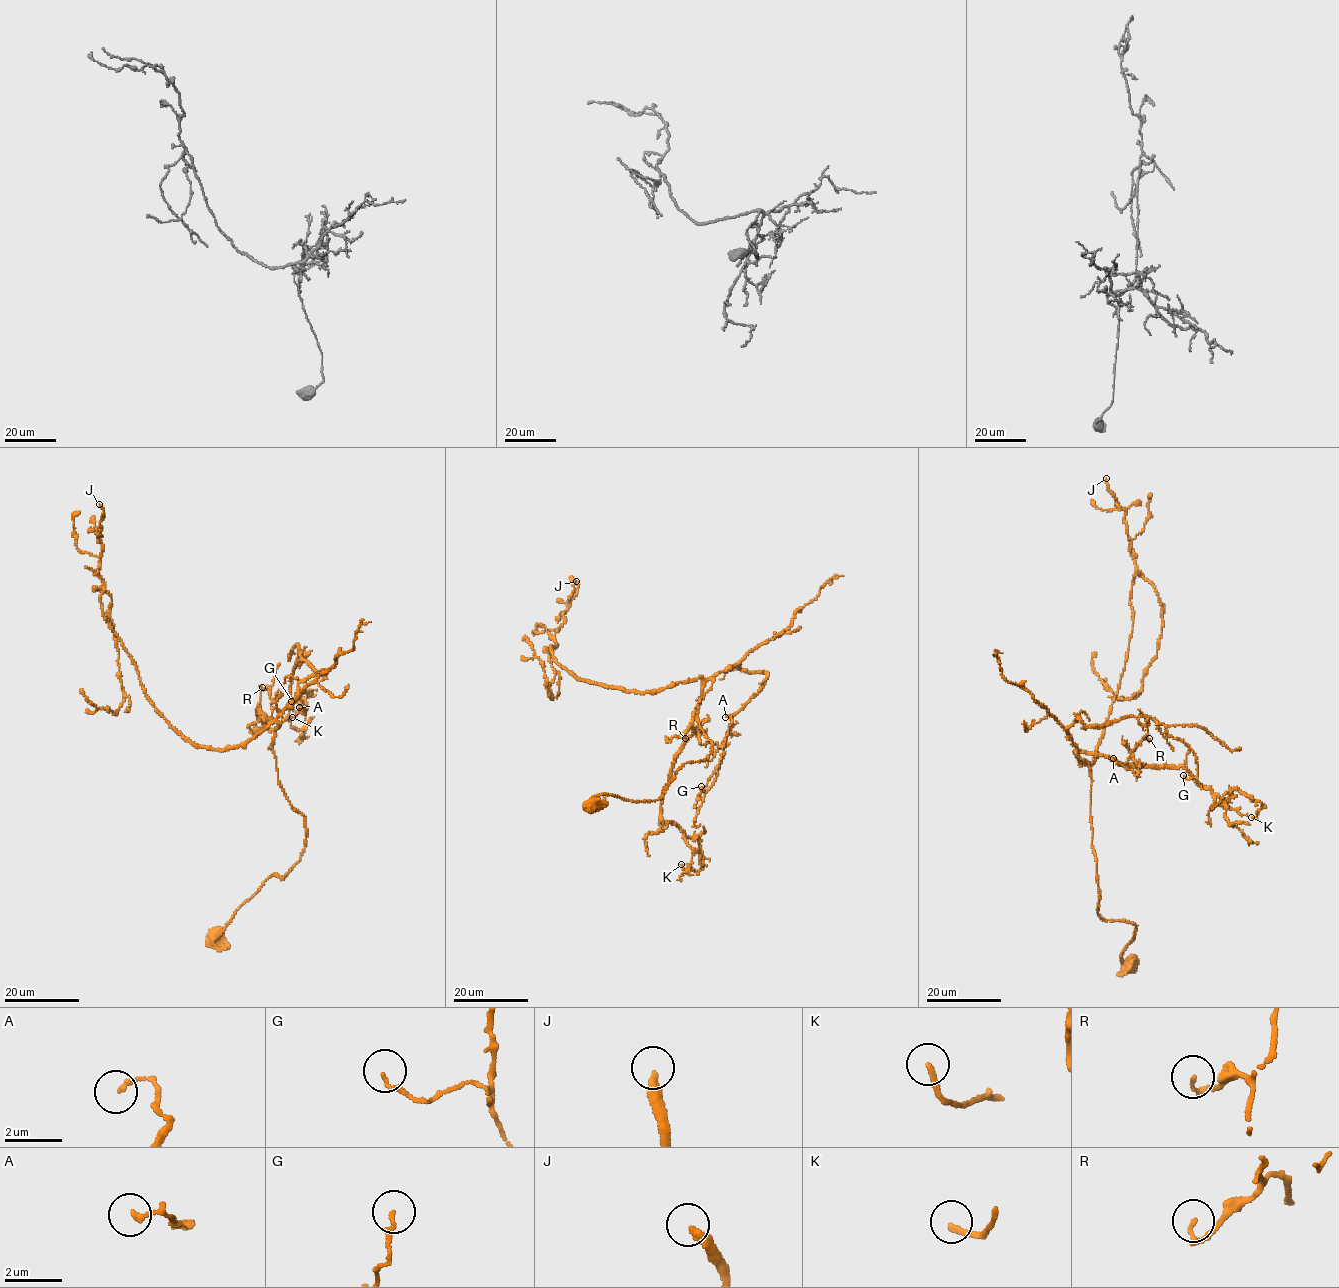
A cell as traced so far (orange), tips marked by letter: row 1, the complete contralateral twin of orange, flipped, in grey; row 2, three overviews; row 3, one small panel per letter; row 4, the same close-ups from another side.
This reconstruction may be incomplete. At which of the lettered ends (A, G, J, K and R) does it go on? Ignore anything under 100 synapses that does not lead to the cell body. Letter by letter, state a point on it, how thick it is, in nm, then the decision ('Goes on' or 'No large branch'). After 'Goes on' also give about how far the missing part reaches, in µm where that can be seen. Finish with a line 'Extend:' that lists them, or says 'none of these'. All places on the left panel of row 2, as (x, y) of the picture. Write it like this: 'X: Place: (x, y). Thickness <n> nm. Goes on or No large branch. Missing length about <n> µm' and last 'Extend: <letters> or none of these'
A: Place: (299, 707). Thickness 160 nm. No large branch
G: Place: (291, 701). Thickness 130 nm. No large branch
J: Place: (99, 504). Thickness 320 nm. Goes on. Missing length about 60 µm
K: Place: (292, 717). Thickness 200 nm. No large branch
R: Place: (262, 687). Thickness 150 nm. No large branch
Extend: J

